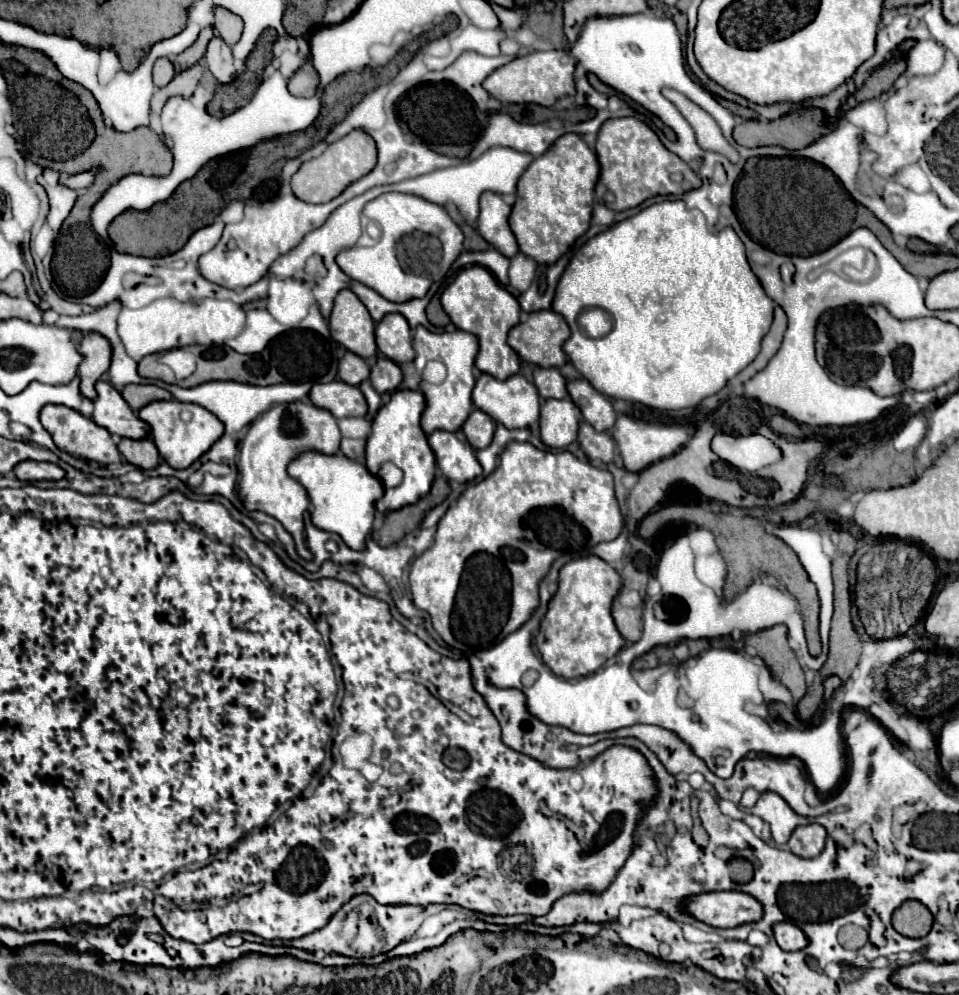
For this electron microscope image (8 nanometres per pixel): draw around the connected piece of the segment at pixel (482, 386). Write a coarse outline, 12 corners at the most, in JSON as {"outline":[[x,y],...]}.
{"outline":[[480,374],[472,402],[506,428],[538,422],[540,396],[522,374]]}

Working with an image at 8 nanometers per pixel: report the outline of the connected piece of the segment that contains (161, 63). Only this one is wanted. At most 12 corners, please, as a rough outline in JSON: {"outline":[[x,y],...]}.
{"outline":[[168,58],[154,64],[154,84],[166,86],[174,78]]}

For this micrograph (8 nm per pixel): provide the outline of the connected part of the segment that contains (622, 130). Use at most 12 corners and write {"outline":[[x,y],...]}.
{"outline":[[638,118],[596,142],[596,198],[620,212],[702,180]]}

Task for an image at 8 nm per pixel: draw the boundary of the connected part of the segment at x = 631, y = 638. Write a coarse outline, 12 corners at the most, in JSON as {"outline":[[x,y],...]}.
{"outline":[[614,600],[612,616],[628,642],[642,636],[640,608],[624,608]]}

